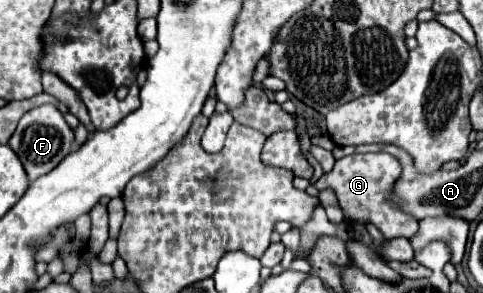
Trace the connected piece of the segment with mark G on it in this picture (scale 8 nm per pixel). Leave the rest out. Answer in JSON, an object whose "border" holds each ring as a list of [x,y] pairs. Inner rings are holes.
{"border":[[[364,153],[364,155],[348,155],[344,159],[338,159],[334,163],[334,169],[330,173],[324,173],[314,187],[318,189],[334,189],[338,203],[346,217],[356,219],[360,223],[372,221],[386,239],[392,237],[412,237],[416,233],[416,219],[410,215],[404,215],[398,211],[394,203],[388,201],[388,195],[392,191],[394,181],[400,175],[400,163],[396,157],[388,153]]]}

